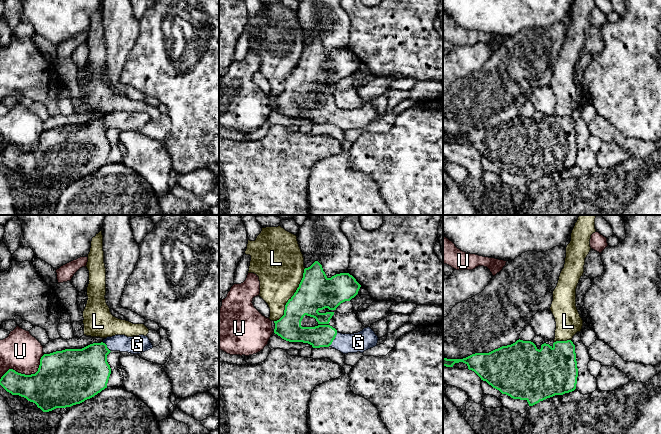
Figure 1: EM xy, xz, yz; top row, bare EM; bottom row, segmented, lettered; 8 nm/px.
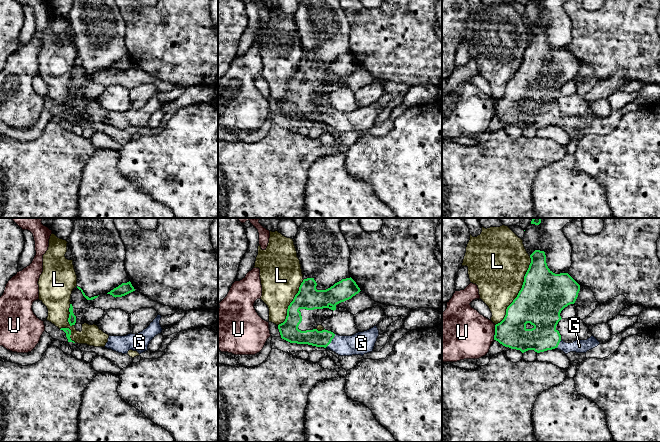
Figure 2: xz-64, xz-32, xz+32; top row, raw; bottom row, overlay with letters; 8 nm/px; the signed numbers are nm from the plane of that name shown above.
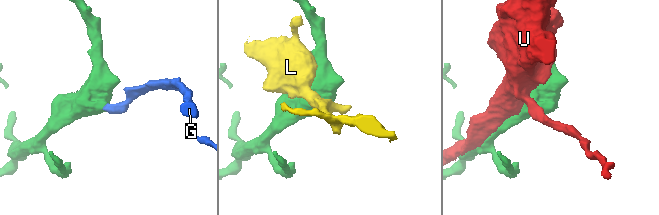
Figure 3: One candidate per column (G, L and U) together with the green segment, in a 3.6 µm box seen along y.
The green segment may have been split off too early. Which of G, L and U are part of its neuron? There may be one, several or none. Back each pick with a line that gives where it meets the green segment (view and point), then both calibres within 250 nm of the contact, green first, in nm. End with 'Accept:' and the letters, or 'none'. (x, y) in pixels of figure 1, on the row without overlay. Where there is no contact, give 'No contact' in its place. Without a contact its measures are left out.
G: Touches green at xz (334, 114). Thickness 180 nm (green) against 160 nm
Accept: G

